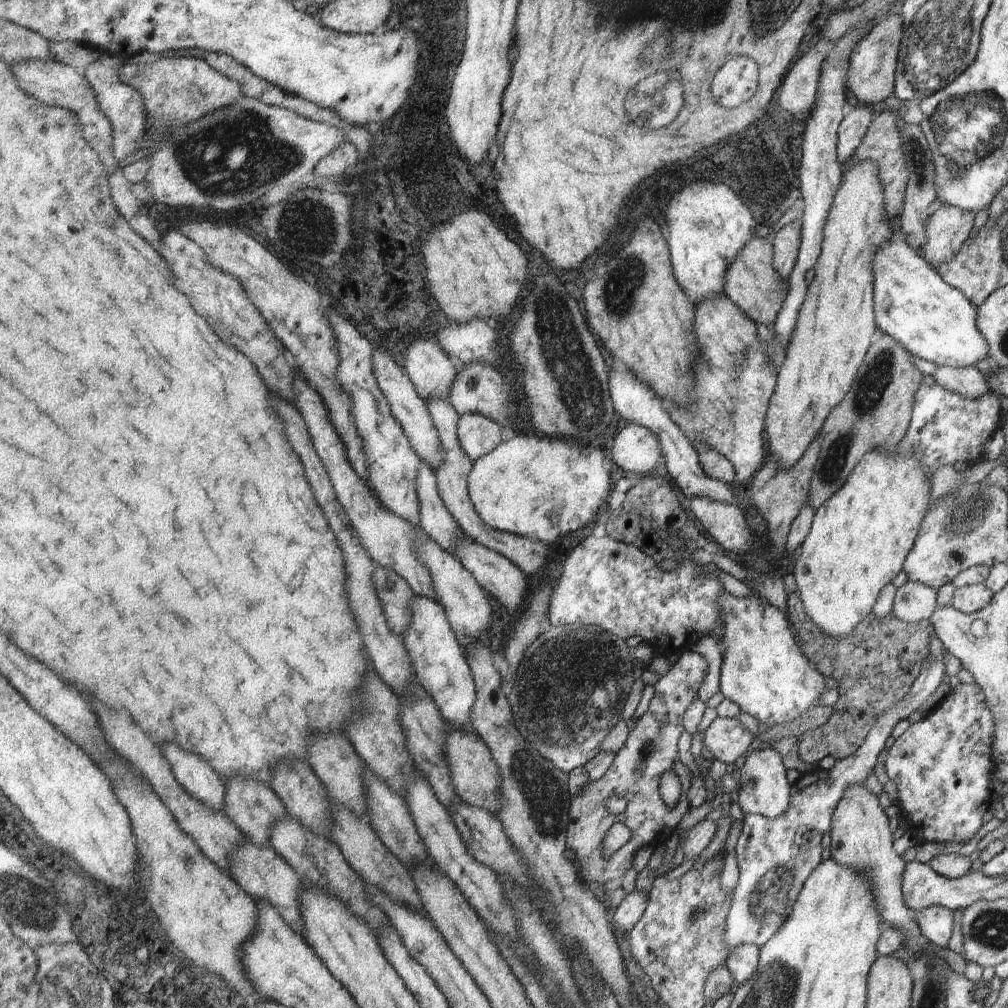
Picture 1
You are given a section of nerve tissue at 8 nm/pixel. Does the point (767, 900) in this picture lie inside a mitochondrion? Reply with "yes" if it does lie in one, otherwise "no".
yes

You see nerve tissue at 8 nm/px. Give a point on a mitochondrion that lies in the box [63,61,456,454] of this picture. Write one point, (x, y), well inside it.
(238, 153)

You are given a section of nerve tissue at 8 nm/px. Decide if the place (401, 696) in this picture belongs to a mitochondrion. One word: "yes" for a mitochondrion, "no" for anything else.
no

